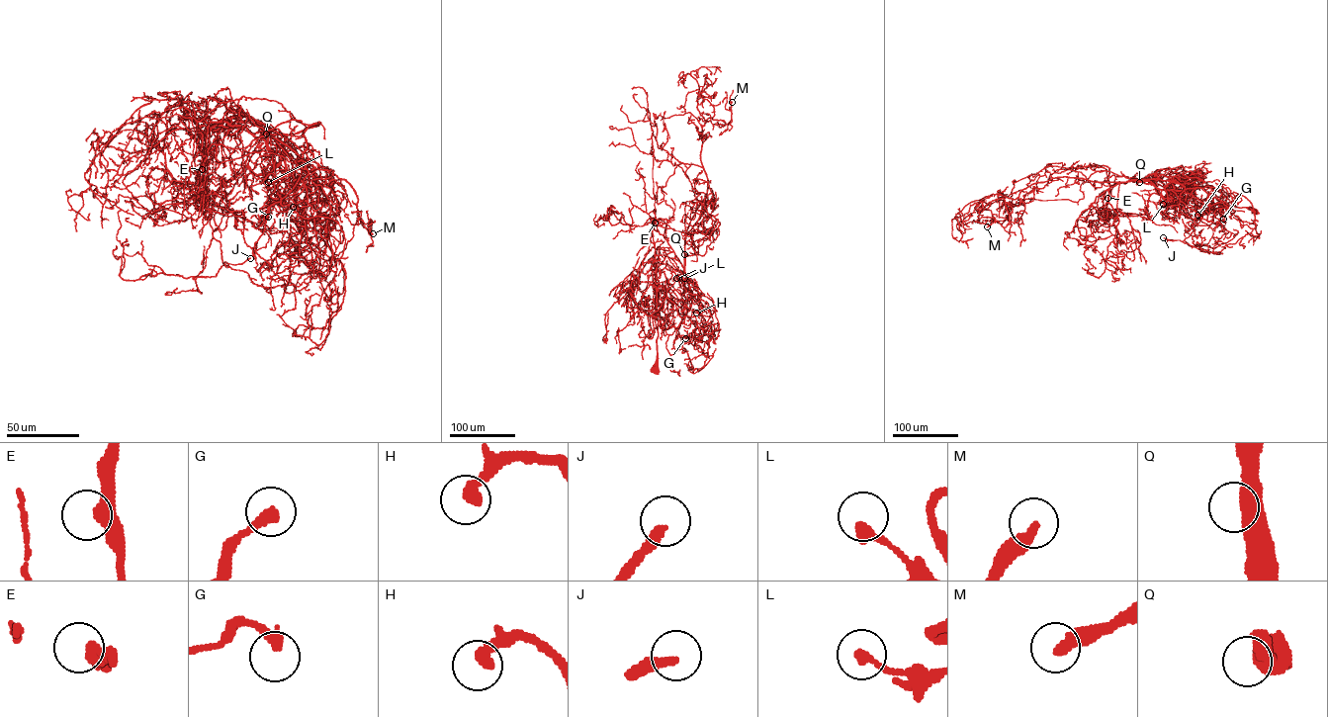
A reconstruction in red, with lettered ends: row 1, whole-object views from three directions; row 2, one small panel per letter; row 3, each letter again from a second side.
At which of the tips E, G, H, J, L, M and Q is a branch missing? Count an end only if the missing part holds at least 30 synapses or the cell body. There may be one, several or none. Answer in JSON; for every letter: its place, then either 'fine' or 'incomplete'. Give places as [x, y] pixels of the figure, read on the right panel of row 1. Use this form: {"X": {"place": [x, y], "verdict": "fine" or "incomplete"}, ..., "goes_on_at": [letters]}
{"E": {"place": [1107, 198], "verdict": "fine"}, "G": {"place": [1223, 219], "verdict": "fine"}, "H": {"place": [1197, 215], "verdict": "incomplete"}, "J": {"place": [1163, 237], "verdict": "incomplete"}, "L": {"place": [1163, 204], "verdict": "fine"}, "M": {"place": [987, 226], "verdict": "incomplete"}, "Q": {"place": [1139, 182], "verdict": "fine"}, "goes_on_at": ["H", "J", "M"]}

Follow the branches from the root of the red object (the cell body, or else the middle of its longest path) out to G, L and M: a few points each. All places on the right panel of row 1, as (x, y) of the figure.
G: (1254, 210), (1223, 206), (1196, 220), (1212, 208), (1210, 198), (1217, 190), (1235, 198), (1224, 206), (1223, 219)
L: (1254, 210), (1223, 206), (1196, 220), (1212, 208), (1212, 197), (1200, 200), (1174, 190), (1161, 190), (1163, 204)
M: (1254, 210), (1191, 219), (1158, 193), (1157, 173), (1058, 177), (1003, 198), (1009, 222), (987, 226)

